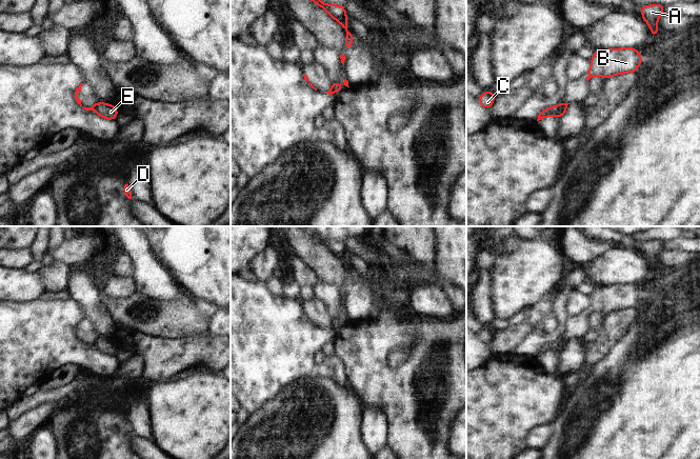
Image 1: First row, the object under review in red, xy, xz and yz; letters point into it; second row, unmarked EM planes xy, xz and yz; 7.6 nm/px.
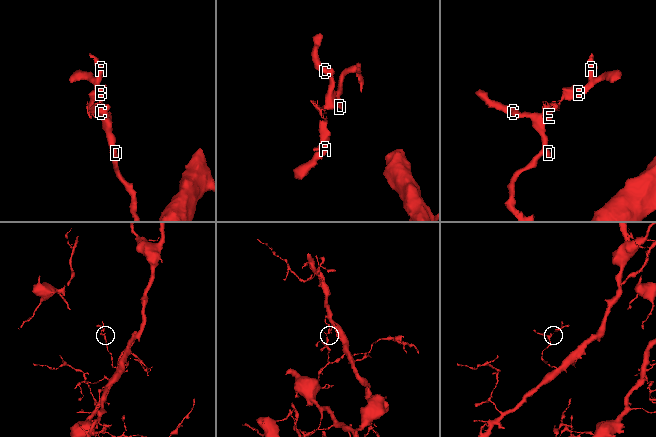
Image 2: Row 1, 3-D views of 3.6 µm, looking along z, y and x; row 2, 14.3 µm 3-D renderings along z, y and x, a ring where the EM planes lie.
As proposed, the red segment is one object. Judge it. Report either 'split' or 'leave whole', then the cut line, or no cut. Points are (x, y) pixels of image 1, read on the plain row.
split; cut xy (96, 339), (95, 345)

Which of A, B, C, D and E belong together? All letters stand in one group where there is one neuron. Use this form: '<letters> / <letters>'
A B / C D E

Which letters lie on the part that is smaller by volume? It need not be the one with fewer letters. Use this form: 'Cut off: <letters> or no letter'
Cut off: A, B

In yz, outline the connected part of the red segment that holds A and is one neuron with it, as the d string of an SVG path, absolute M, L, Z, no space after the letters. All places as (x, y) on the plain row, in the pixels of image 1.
M653 240L653 241L645 241L643 243L640 243L641 252L651 263L652 273L656 273L658 271L657 257L659 253L663 250L664 242L665 241L662 240Z

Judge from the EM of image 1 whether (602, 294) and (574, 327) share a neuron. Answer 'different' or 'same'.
same

